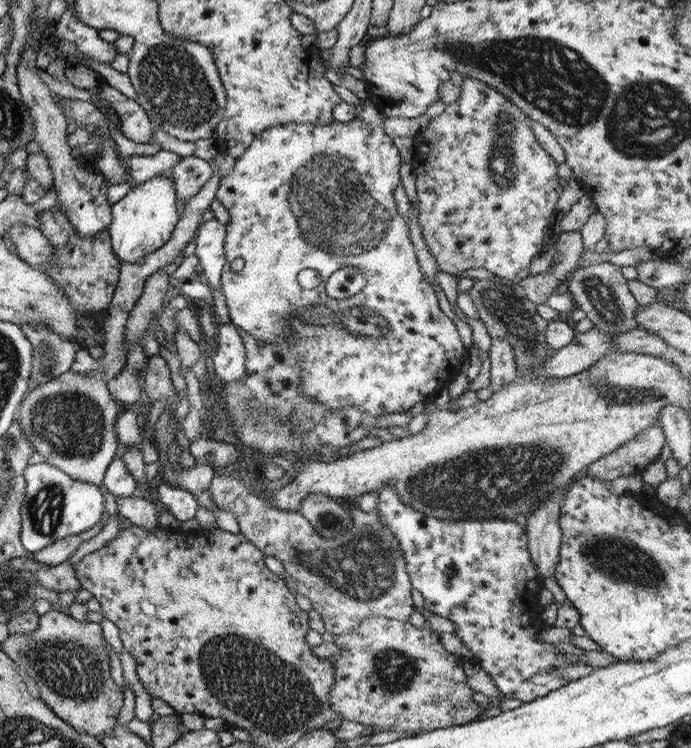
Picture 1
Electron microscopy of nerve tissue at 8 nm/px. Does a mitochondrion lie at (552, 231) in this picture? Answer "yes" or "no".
no

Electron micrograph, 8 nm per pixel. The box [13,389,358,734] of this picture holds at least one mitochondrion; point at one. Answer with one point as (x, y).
(71, 668)

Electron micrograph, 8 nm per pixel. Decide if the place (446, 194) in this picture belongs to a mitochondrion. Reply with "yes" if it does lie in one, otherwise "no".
no

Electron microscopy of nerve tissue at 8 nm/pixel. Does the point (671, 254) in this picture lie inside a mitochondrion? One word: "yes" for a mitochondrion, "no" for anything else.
no

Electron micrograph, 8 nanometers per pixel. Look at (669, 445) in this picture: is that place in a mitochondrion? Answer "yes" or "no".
no

